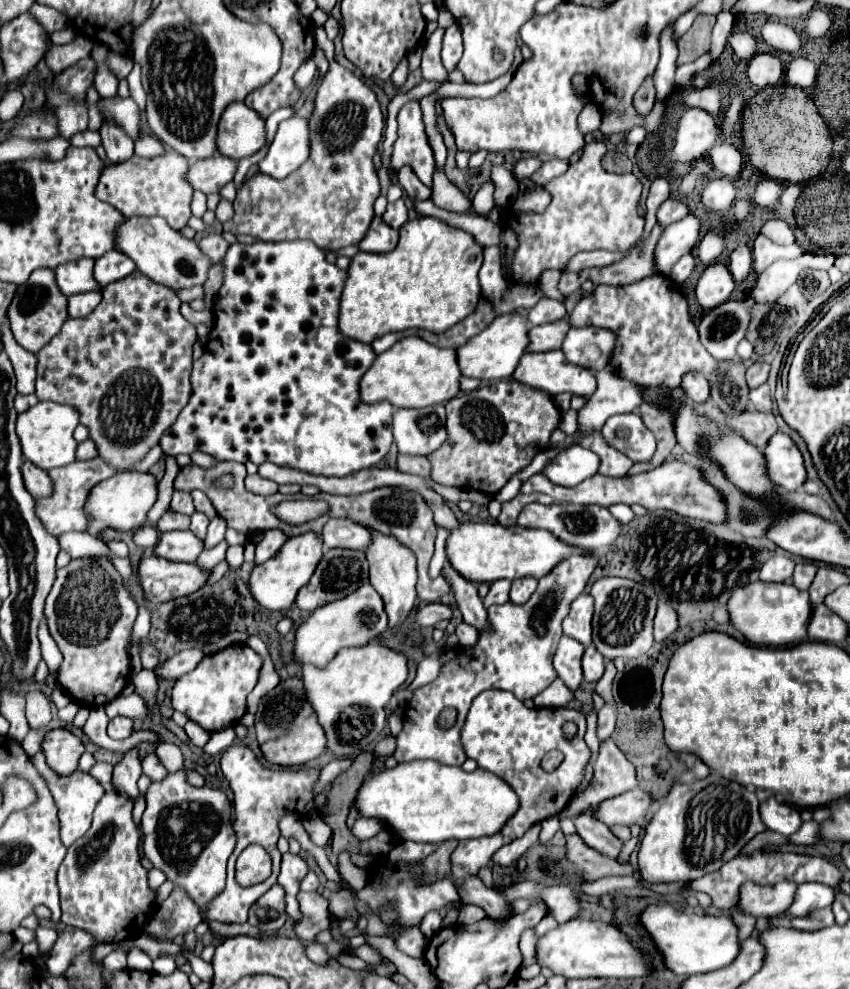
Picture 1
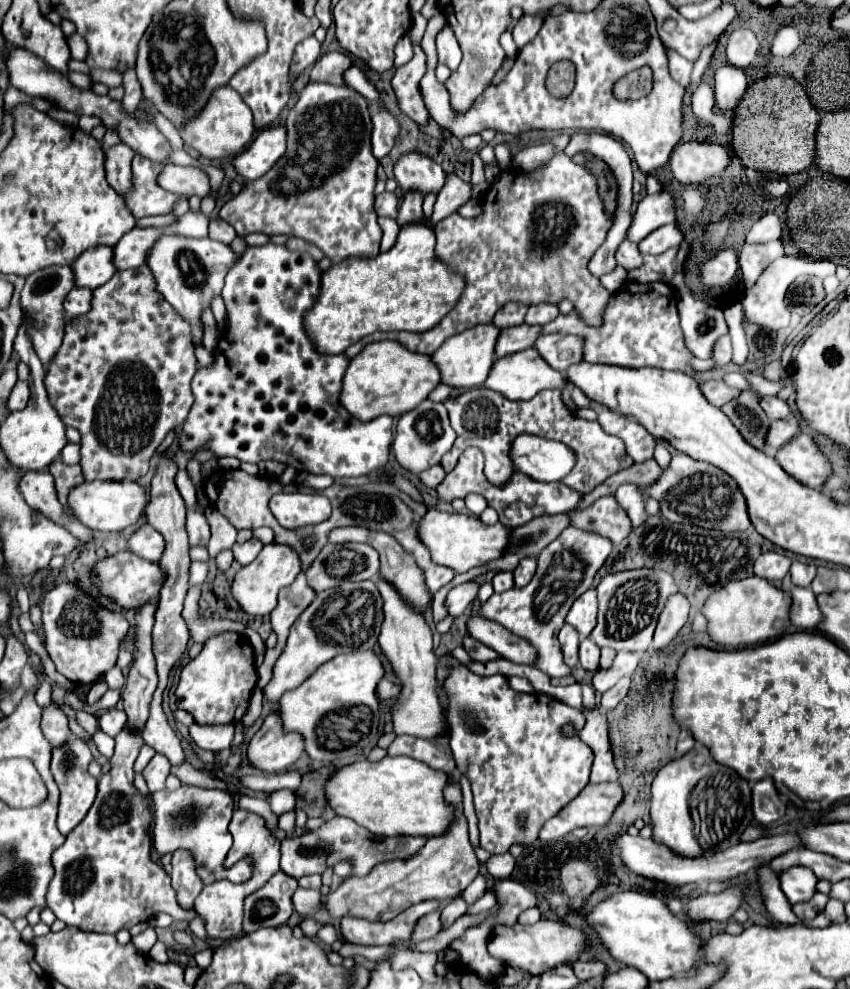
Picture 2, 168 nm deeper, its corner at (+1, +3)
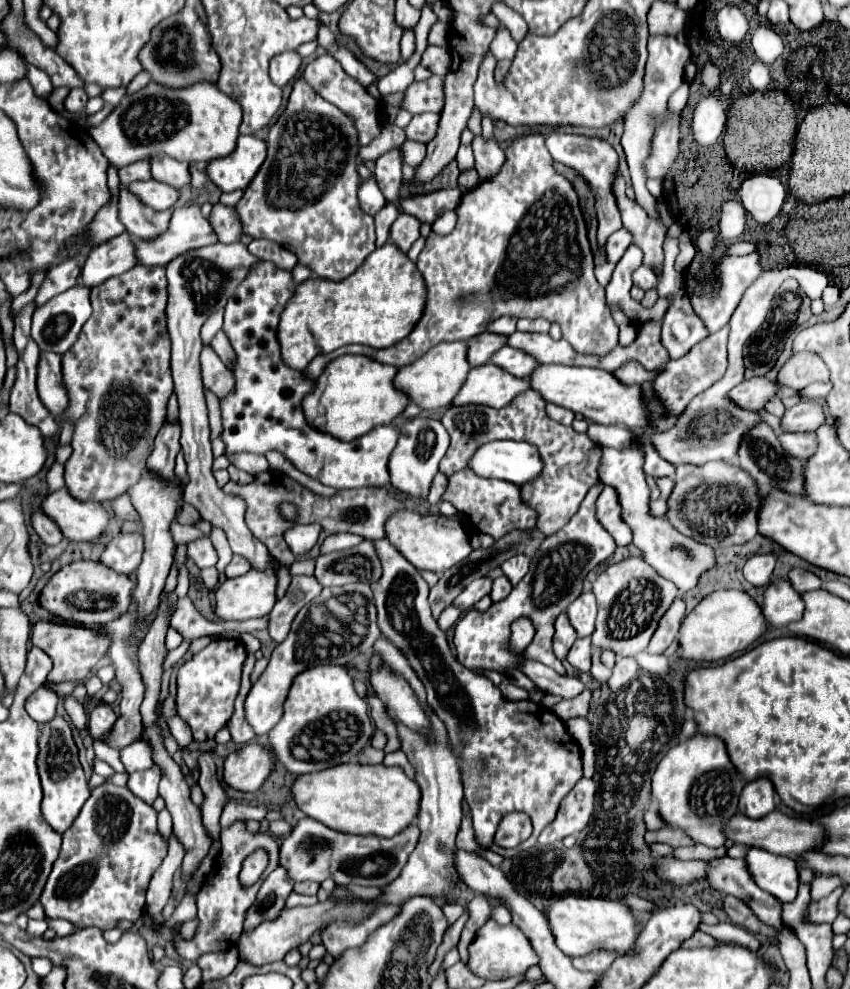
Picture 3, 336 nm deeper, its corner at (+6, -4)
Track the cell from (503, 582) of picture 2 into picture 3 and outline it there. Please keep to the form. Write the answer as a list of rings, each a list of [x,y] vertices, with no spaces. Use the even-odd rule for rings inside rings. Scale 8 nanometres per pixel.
[[[498,575],[498,577],[494,579],[494,585],[492,585],[492,593],[490,593],[490,597],[492,597],[492,601],[496,603],[496,601],[502,601],[504,597],[508,597],[510,591],[512,591],[512,583],[510,583],[504,575]]]

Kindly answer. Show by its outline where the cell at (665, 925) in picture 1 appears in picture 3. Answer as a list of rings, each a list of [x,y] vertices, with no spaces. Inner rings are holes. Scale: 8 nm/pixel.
[[[564,895],[548,905],[546,919],[550,923],[558,949],[564,951],[568,957],[582,957],[592,949],[614,949],[618,953],[626,953],[634,947],[640,931],[640,925],[624,903],[596,897]]]

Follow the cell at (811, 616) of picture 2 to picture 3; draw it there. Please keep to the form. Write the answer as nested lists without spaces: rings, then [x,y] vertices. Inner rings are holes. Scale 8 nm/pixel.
[[[778,579],[764,591],[762,613],[770,625],[784,627],[796,619],[802,619],[804,603],[788,579]]]

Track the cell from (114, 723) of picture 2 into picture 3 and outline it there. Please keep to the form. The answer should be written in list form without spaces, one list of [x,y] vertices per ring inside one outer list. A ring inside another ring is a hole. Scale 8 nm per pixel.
[[[98,703],[92,711],[90,711],[90,721],[88,721],[88,727],[90,727],[90,733],[92,735],[102,735],[106,733],[114,723],[116,723],[116,715],[112,711],[112,707],[108,703]]]

